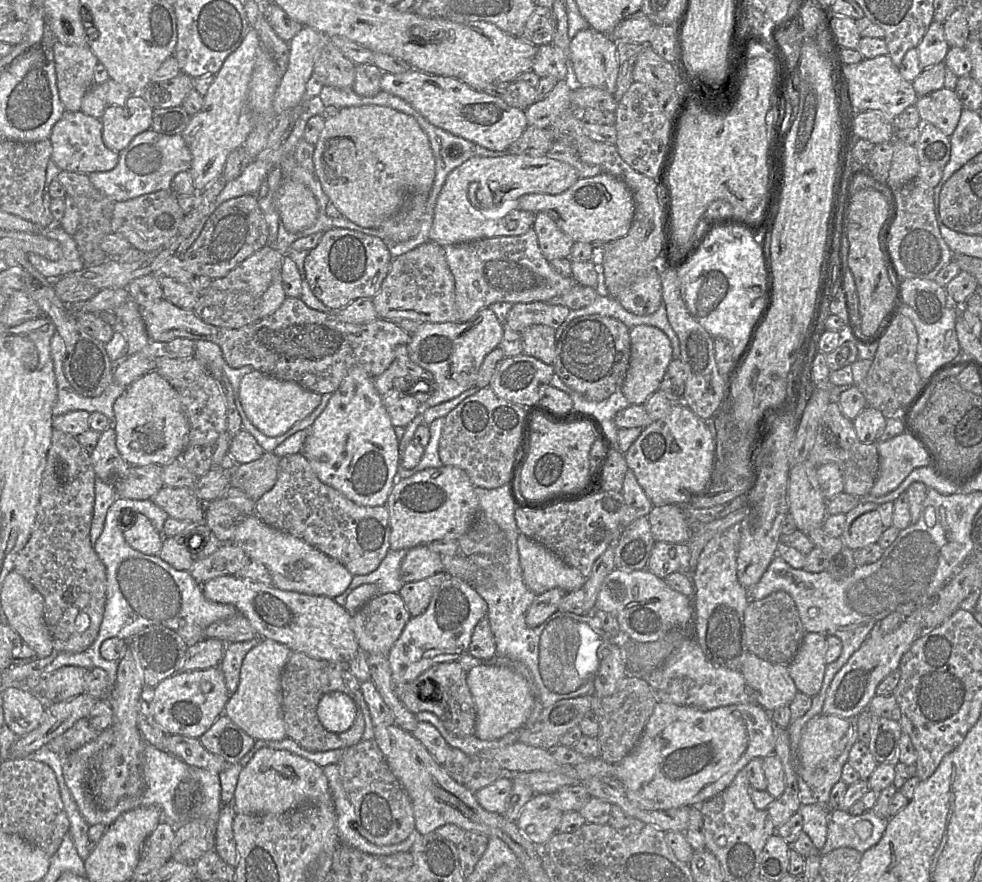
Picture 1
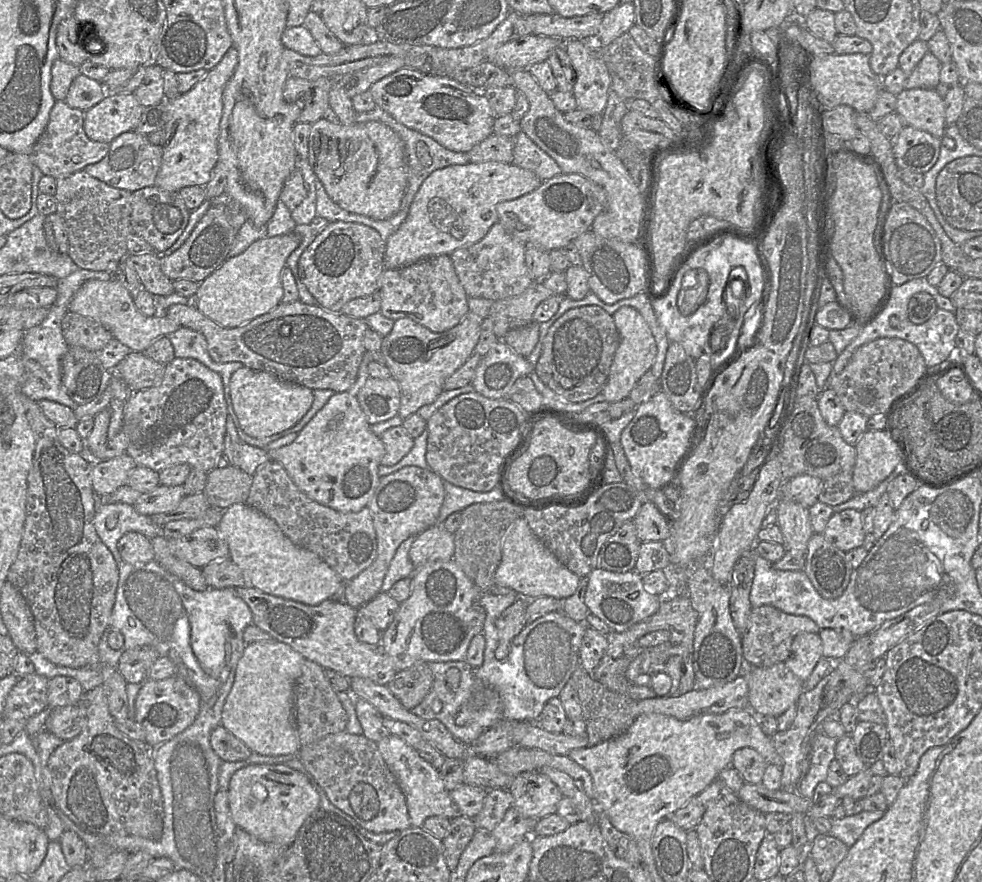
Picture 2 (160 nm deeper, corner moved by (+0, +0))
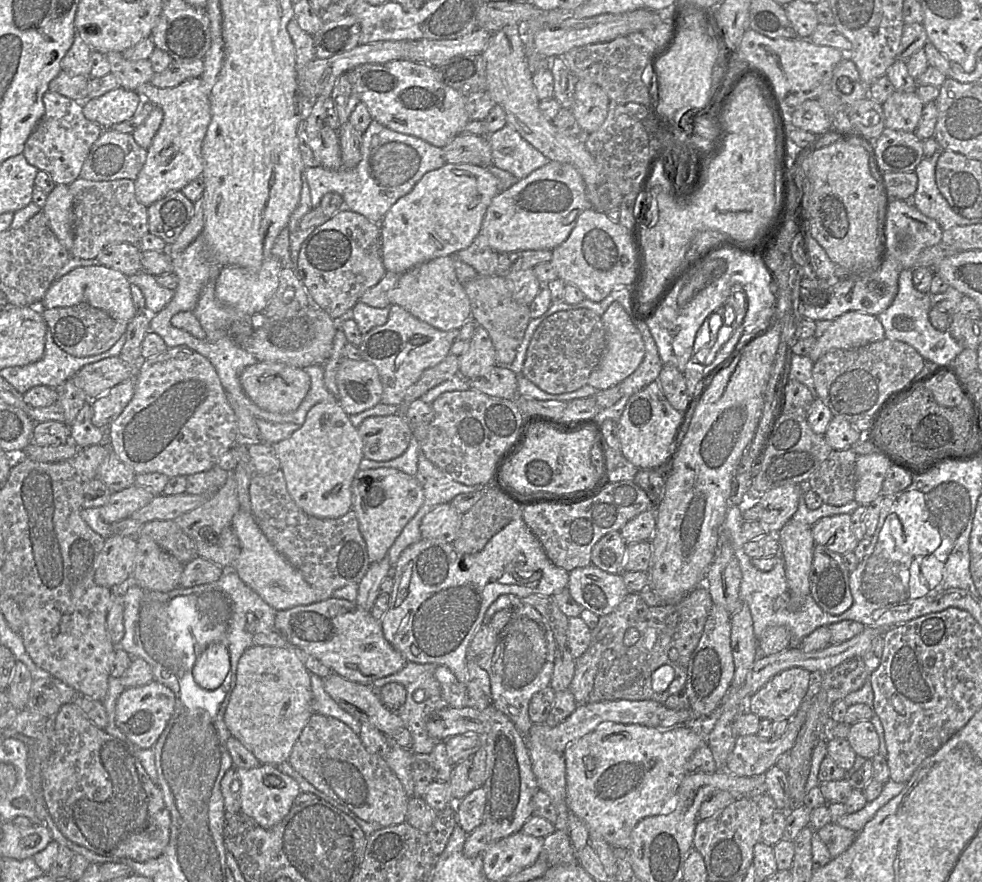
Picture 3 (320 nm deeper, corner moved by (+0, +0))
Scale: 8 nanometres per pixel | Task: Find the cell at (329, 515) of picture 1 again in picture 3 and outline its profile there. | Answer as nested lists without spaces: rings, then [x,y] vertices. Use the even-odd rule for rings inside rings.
[[[281,469],[268,474],[253,474],[249,495],[251,512],[258,526],[276,551],[302,574],[305,581],[314,590],[318,602],[333,598],[333,593],[336,590],[348,584],[360,583],[370,566],[370,559],[365,540],[360,532],[357,516],[352,509],[336,519],[308,515],[296,505],[289,494]]]

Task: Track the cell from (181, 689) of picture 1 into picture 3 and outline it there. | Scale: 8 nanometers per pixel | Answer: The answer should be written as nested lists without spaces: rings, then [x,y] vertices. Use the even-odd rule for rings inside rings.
[[[156,681],[126,688],[116,704],[116,724],[135,746],[141,749],[153,748],[173,714],[175,702],[172,690]]]

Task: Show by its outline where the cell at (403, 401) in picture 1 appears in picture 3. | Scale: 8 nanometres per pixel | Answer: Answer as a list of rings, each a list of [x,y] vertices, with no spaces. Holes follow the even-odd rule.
[[[343,358],[336,373],[337,401],[348,414],[358,414],[381,403],[383,386],[377,368],[366,360]]]

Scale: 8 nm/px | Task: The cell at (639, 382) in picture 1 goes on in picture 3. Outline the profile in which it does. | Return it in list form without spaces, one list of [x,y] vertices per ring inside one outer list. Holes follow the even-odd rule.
[[[613,302],[601,320],[606,333],[606,347],[599,364],[588,378],[588,385],[606,390],[620,384],[638,368],[644,358],[645,345],[639,330],[620,303]]]

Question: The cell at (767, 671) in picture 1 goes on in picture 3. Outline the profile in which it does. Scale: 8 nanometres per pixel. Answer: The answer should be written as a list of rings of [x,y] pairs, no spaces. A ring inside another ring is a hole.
[[[801,667],[786,669],[771,678],[748,701],[747,710],[760,719],[791,719],[809,689],[810,672]]]

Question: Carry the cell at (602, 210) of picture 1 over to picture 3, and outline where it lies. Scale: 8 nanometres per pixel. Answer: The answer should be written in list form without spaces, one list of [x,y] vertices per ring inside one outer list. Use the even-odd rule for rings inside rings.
[[[551,160],[527,177],[517,180],[505,191],[496,194],[483,218],[480,233],[484,234],[490,246],[500,253],[553,250],[568,238],[579,215],[591,208],[593,205],[587,197],[586,185],[579,171],[571,164]]]

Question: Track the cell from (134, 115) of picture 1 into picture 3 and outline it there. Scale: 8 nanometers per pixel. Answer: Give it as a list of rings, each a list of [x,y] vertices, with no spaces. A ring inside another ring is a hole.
[[[118,87],[102,96],[87,99],[83,113],[88,120],[103,129],[111,129],[114,125],[131,119],[143,100],[137,92]]]

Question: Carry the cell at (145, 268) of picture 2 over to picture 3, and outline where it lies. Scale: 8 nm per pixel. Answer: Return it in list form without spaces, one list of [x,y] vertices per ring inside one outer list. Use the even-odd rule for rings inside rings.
[[[122,242],[104,247],[96,260],[109,268],[118,270],[127,277],[143,271],[141,249],[138,245]]]

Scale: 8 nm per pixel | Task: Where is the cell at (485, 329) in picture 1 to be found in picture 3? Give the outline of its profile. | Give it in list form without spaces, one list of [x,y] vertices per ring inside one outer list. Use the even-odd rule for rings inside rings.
[[[390,305],[387,322],[363,334],[362,341],[358,345],[363,360],[372,363],[378,370],[383,386],[381,403],[399,406],[407,389],[419,379],[423,371],[437,365],[450,354],[450,348],[458,333],[459,330],[439,330],[416,318],[403,307]]]

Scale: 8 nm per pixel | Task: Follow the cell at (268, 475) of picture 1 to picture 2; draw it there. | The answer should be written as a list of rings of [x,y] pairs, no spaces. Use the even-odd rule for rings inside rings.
[[[238,466],[213,468],[208,472],[203,493],[212,507],[225,510],[233,504],[246,503],[252,481],[252,475]]]

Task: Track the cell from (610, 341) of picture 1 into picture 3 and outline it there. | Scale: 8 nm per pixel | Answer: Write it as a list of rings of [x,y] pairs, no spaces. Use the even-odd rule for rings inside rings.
[[[587,308],[559,311],[543,320],[535,330],[526,352],[522,374],[549,394],[574,392],[588,384],[588,378],[599,364],[606,347],[606,333],[601,316]]]

